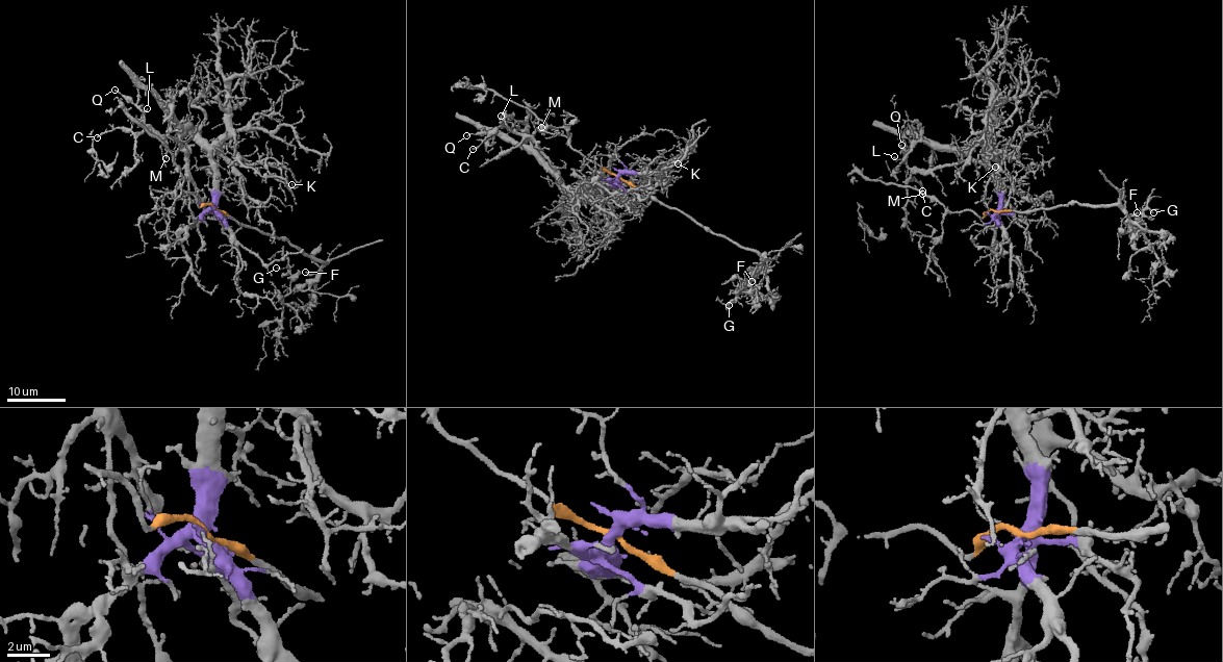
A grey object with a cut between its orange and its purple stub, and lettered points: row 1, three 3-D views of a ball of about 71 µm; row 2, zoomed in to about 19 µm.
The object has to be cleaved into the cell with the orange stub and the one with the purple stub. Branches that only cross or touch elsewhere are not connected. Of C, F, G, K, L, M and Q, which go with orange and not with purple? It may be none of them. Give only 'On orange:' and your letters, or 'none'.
On orange: F, G, M

